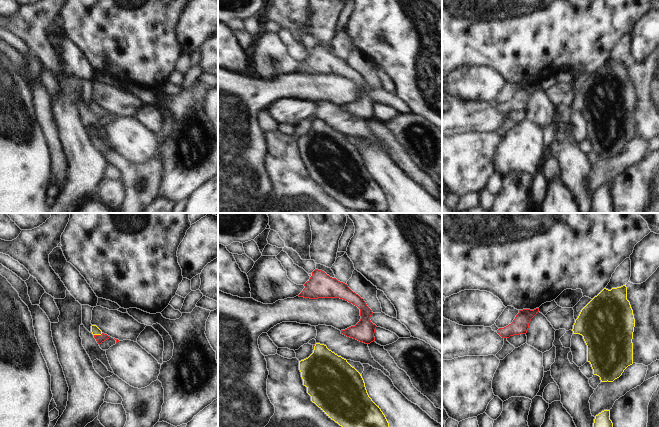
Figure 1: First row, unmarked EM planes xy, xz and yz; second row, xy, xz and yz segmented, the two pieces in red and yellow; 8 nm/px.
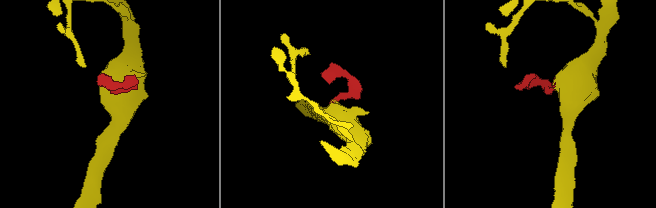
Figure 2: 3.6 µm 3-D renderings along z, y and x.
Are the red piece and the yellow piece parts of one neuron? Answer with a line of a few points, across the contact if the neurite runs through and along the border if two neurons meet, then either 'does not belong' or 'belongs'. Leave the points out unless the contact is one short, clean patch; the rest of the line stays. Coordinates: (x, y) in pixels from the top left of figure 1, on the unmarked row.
line xy (103, 113), (98, 111), (95, 106); belongs

